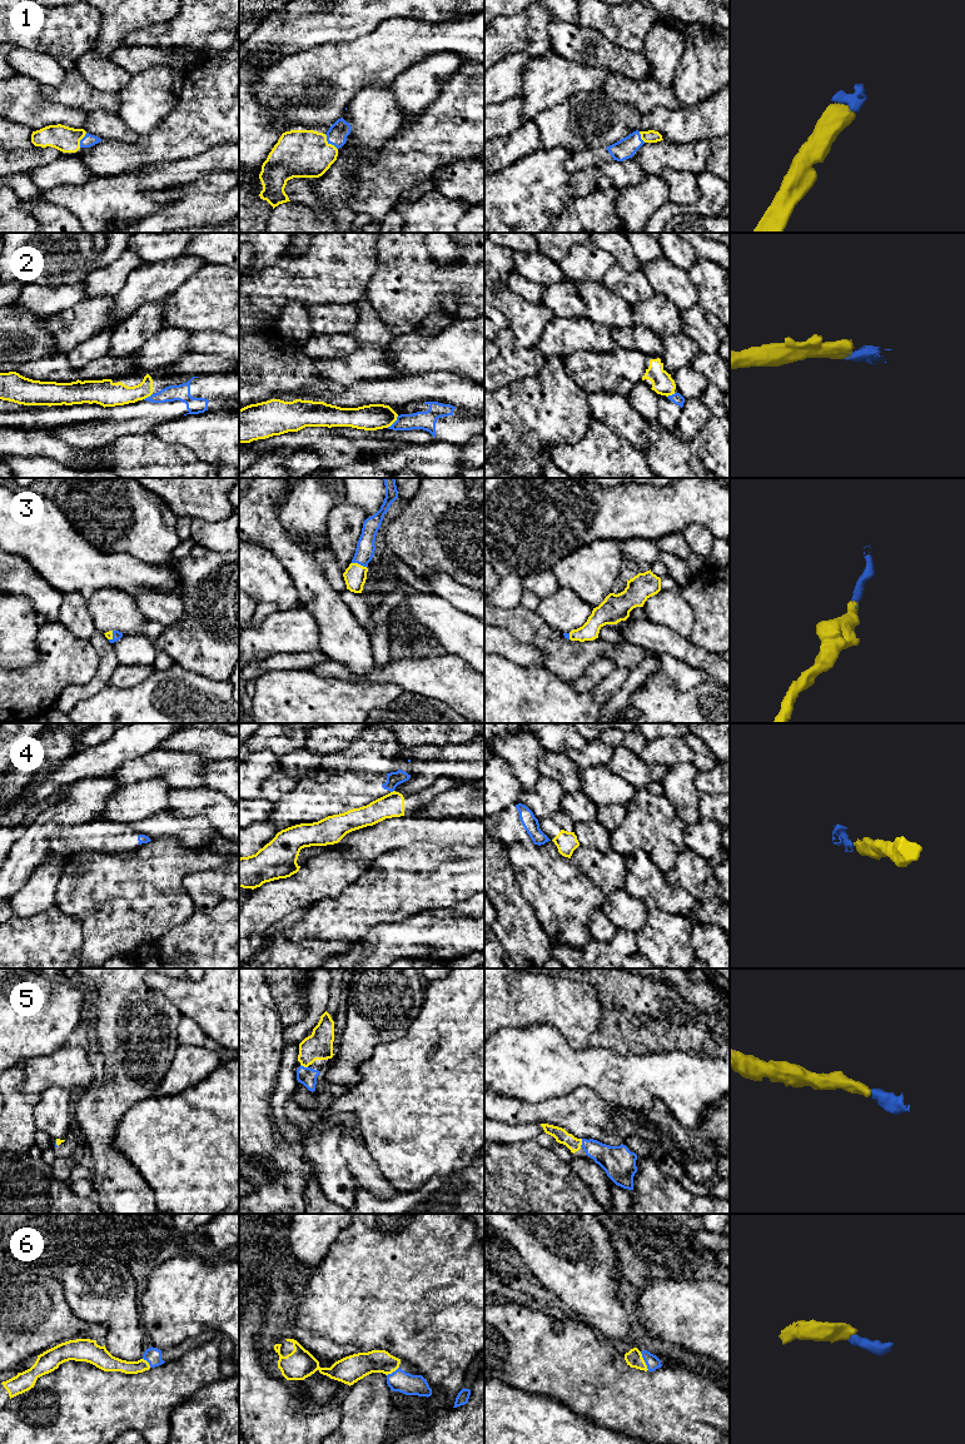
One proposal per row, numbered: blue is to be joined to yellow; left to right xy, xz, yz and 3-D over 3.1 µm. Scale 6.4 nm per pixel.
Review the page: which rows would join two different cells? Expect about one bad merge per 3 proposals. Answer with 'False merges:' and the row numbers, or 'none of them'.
False merges: 2, 4

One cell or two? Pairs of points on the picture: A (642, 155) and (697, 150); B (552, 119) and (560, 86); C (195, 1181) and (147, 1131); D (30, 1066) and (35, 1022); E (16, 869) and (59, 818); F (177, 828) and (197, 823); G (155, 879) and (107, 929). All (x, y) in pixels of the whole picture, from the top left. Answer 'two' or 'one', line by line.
A: one
B: two
C: one
D: two
E: one
F: one
G: one

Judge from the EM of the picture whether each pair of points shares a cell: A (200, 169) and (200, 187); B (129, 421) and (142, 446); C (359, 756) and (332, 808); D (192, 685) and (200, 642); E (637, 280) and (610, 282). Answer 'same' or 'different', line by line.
A: different
B: different
C: same
D: different
E: same

